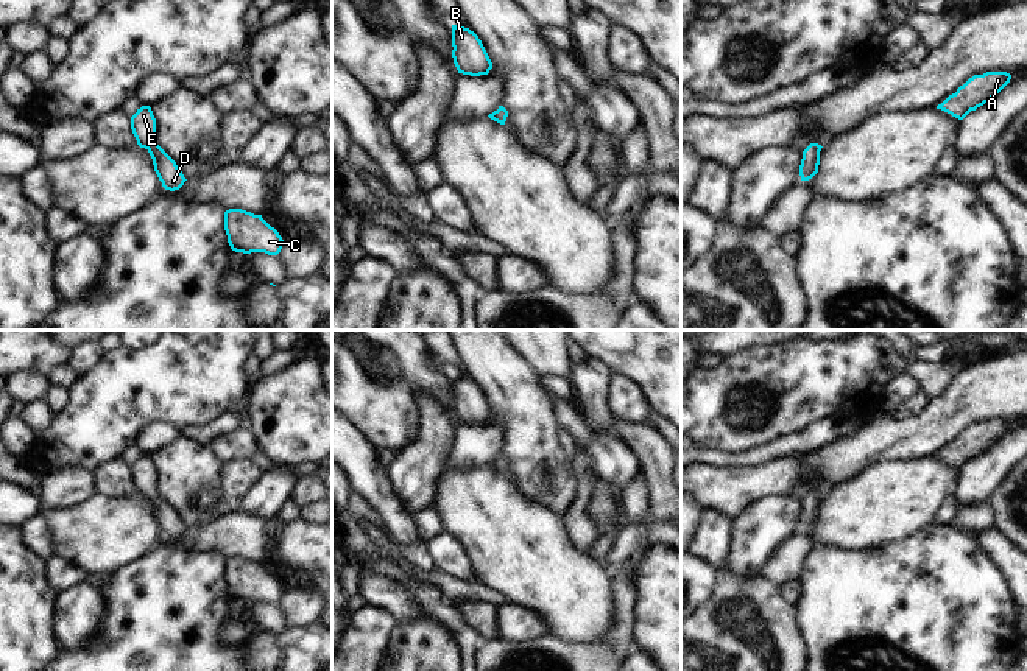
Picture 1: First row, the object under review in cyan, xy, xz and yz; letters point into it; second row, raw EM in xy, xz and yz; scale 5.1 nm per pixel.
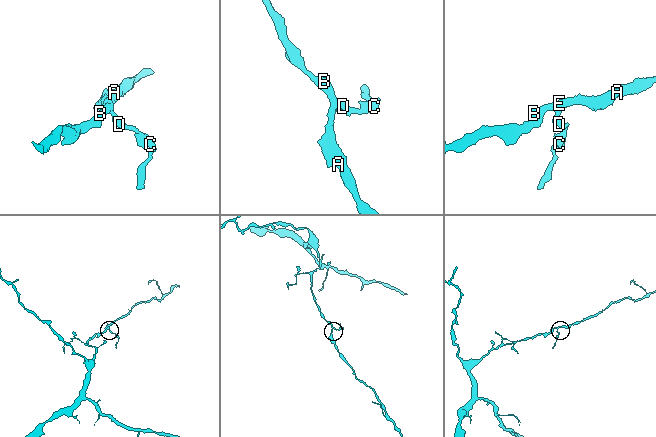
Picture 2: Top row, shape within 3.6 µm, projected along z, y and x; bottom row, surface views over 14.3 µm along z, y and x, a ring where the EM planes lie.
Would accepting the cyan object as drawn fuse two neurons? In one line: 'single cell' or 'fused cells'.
single cell

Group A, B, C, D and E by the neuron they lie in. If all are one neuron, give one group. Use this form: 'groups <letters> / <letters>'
groups A B C D E

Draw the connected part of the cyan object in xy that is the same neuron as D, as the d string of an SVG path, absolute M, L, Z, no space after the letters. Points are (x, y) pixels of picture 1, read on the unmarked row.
M142 455L131 465L131 478L140 497L145 497L154 514L154 520L165 539L179 539L187 529L176 511L156 492L156 467L150 455Z

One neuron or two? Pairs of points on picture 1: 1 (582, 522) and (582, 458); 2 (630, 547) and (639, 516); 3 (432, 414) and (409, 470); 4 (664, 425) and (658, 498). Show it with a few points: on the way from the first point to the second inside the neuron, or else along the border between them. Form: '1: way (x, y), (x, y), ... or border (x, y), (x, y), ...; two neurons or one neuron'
1: way (580, 506), (583, 474); one neuron
2: border (624, 520), (631, 523), (650, 522); two neurons
3: way (432, 428), (432, 446), (423, 456); one neuron
4: border (649, 422), (664, 439); two neurons

